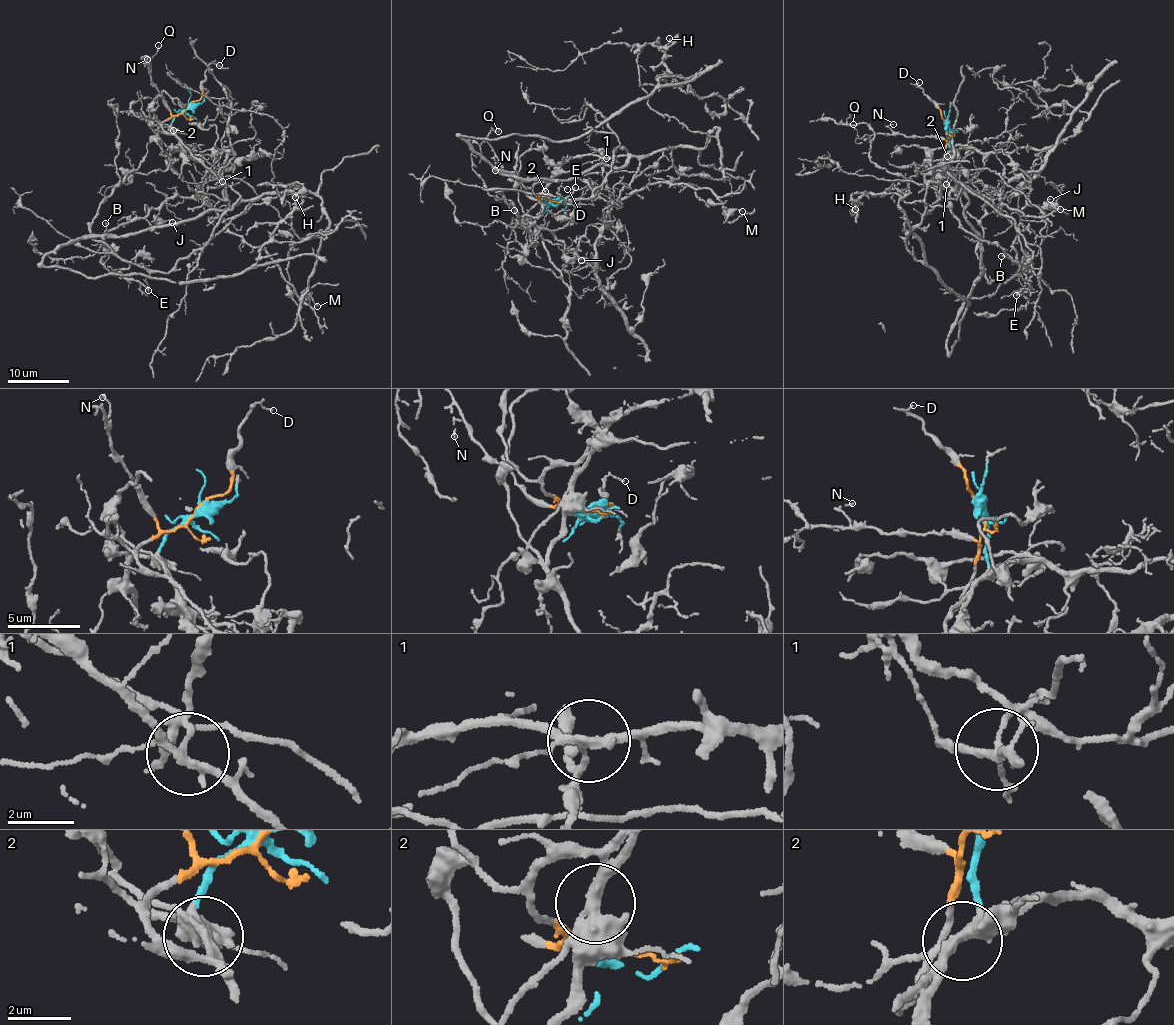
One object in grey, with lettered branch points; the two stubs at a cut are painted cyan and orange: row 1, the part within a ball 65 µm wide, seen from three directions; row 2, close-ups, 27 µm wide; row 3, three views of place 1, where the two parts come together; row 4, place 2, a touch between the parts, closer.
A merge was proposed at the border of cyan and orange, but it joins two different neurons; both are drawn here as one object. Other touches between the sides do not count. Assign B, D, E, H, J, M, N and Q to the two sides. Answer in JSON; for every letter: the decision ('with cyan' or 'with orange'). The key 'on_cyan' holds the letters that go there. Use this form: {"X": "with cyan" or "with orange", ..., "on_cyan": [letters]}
{"B": "with cyan", "D": "with orange", "E": "with cyan", "H": "with orange", "J": "with cyan", "M": "with cyan", "N": "with orange", "Q": "with orange", "on_cyan": ["B", "E", "J", "M"]}

